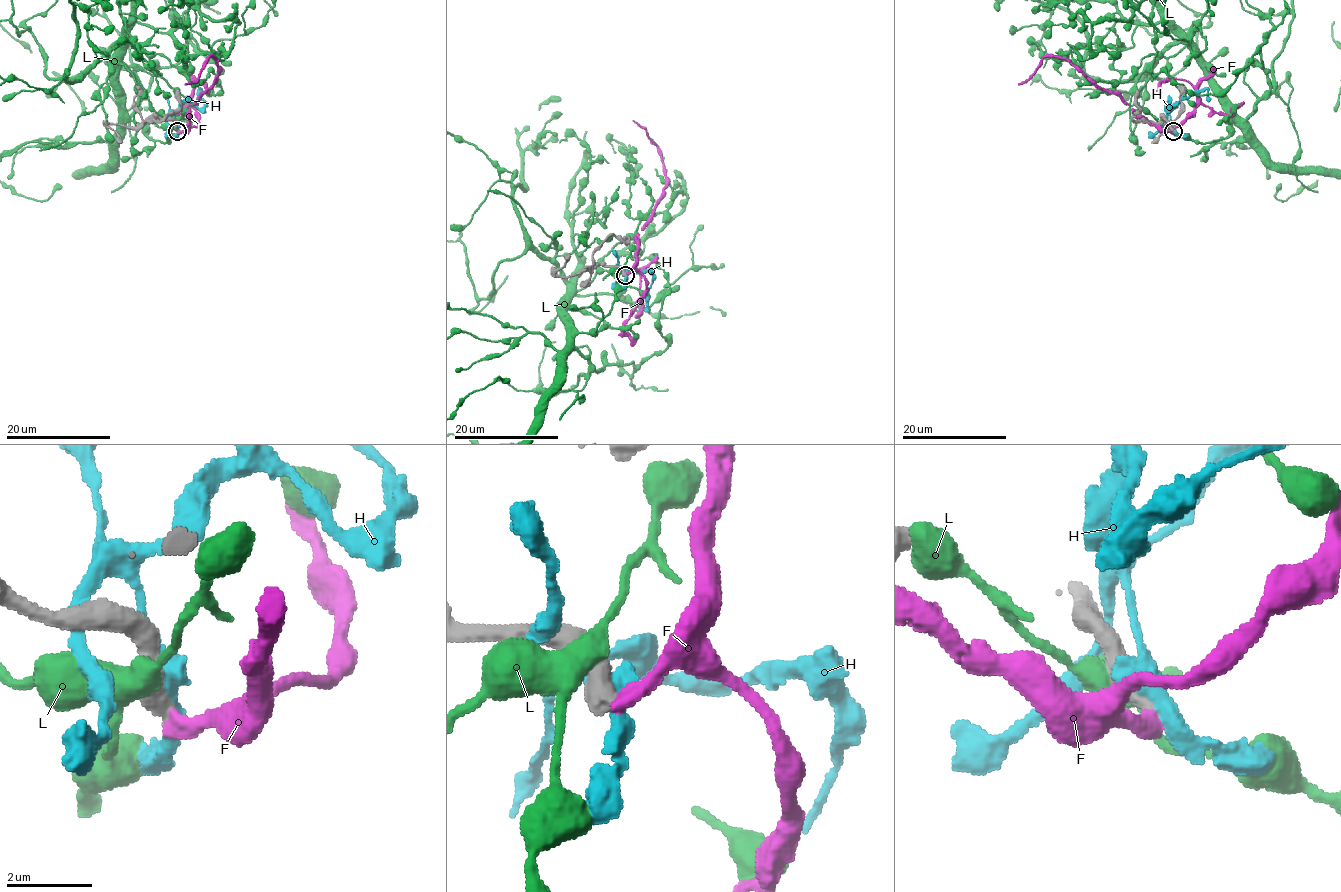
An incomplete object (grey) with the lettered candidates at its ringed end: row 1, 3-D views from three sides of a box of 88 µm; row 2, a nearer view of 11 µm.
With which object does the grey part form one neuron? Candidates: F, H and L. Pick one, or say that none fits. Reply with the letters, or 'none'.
F

